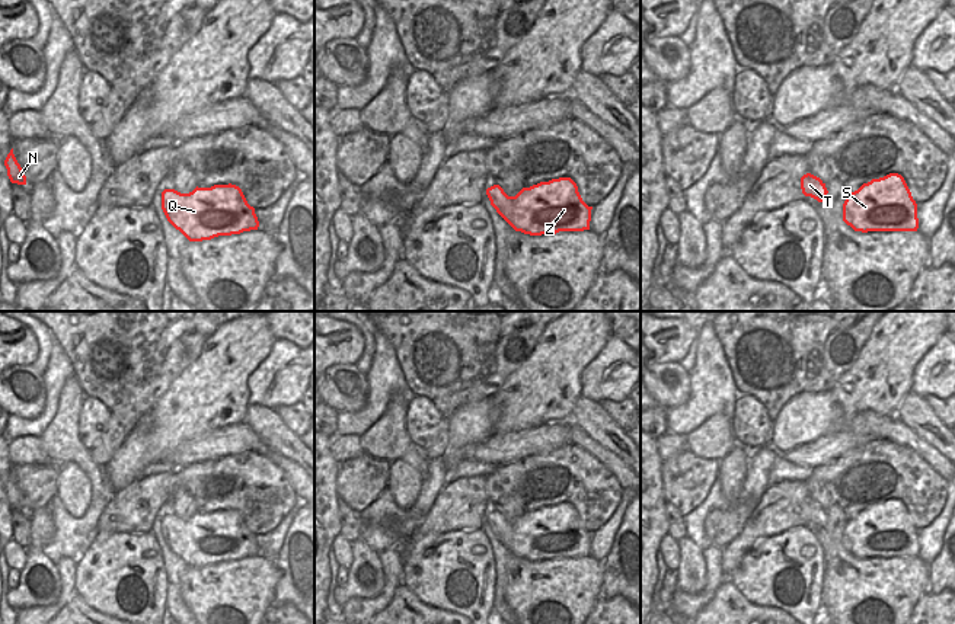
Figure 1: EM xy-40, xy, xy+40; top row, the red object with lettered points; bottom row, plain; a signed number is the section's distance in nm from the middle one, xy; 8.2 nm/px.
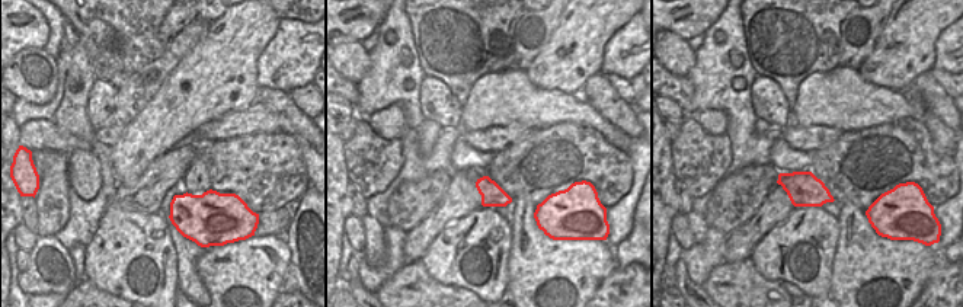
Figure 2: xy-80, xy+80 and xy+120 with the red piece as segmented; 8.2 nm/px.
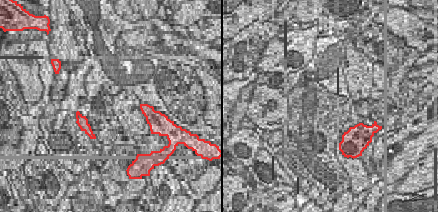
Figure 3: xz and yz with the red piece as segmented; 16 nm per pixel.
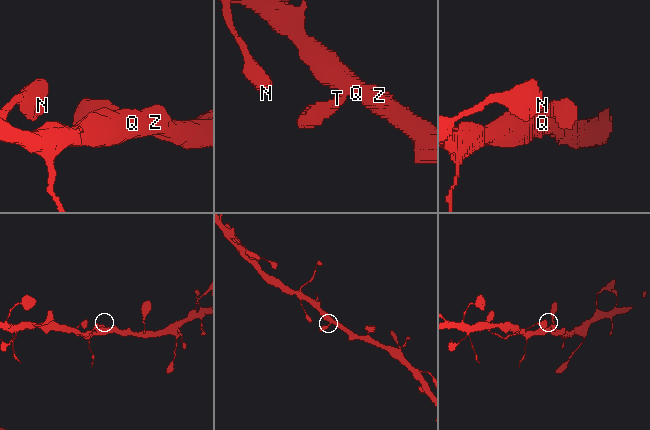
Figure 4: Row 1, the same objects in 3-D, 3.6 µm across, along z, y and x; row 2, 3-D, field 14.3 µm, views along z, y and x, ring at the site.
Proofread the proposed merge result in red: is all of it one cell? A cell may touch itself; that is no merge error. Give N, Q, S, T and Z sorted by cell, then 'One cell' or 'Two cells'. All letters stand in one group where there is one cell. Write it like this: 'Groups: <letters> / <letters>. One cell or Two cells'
Groups: N Q S T Z. One cell.

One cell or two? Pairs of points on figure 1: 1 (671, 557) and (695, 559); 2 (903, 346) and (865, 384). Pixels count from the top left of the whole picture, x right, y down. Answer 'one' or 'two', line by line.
1: two
2: one

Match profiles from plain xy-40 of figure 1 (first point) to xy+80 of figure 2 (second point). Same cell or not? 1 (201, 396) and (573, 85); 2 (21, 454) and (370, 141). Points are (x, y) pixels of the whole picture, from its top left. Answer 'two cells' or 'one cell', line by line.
1: one cell
2: two cells

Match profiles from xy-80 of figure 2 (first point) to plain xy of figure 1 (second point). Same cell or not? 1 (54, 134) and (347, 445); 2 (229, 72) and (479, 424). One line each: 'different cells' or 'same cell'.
1: same cell
2: different cells

